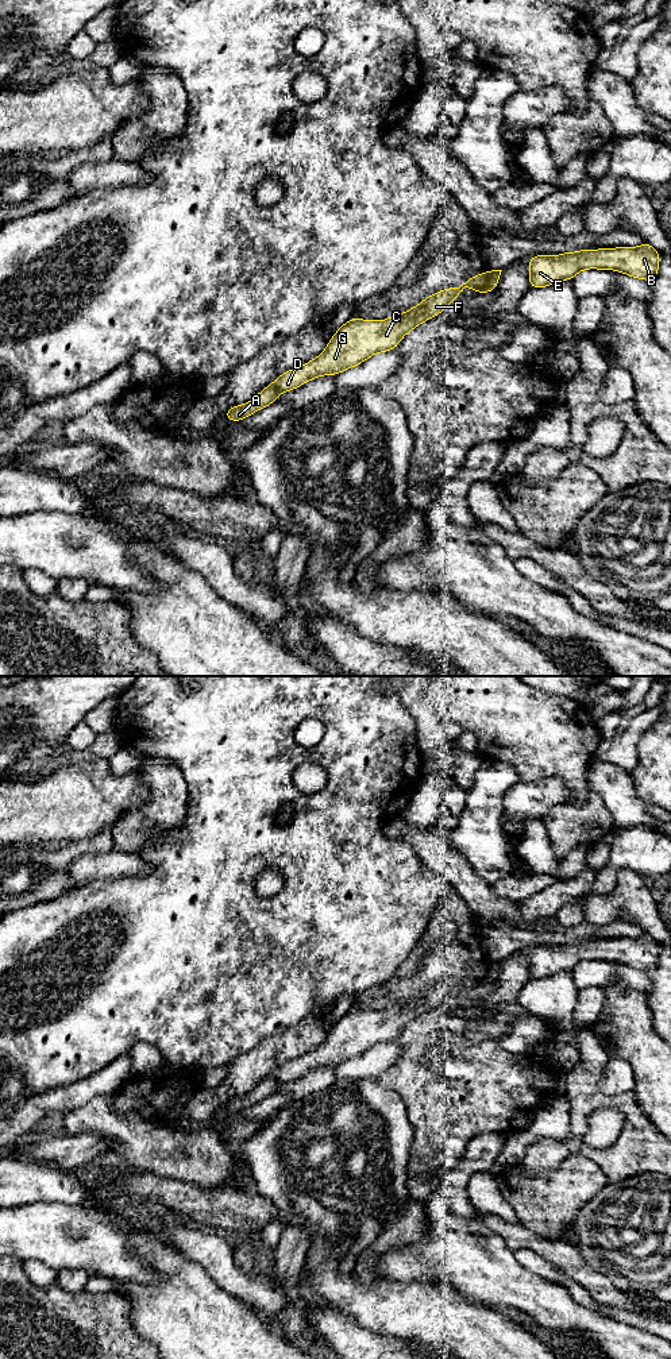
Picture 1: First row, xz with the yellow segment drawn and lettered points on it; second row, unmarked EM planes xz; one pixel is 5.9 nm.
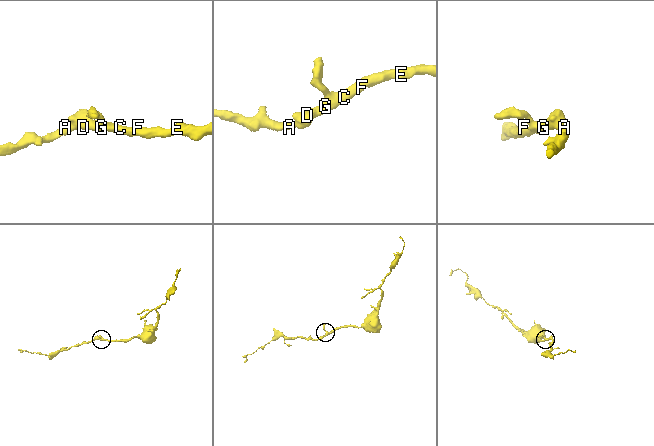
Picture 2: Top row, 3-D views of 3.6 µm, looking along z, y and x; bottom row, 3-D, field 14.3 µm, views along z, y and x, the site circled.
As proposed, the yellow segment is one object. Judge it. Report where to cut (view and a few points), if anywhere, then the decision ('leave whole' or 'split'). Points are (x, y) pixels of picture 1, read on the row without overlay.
no cut; leave whole

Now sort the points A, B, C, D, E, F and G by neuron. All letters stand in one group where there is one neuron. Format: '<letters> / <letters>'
A B C D E F G

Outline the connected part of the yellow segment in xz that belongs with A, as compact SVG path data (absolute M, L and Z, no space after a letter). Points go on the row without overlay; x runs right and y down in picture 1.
M489 961L468 969L459 978L440 981L408 1003L392 1007L383 1012L352 1008L342 1016L327 1035L323 1045L313 1051L284 1063L274 1073L247 1093L230 1099L224 1109L240 1112L257 1101L271 1096L284 1082L294 1081L309 1070L321 1066L338 1066L355 1058L378 1043L394 1041L400 1031L414 1018L441 1004L464 978L477 984L494 982L502 961Z

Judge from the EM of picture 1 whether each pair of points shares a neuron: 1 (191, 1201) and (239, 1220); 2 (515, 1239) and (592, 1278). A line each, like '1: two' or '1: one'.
1: one
2: one

